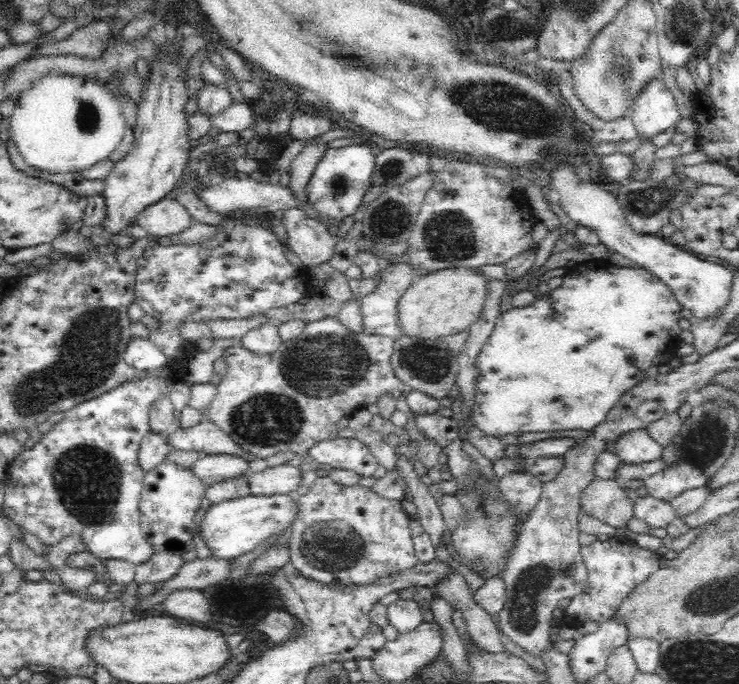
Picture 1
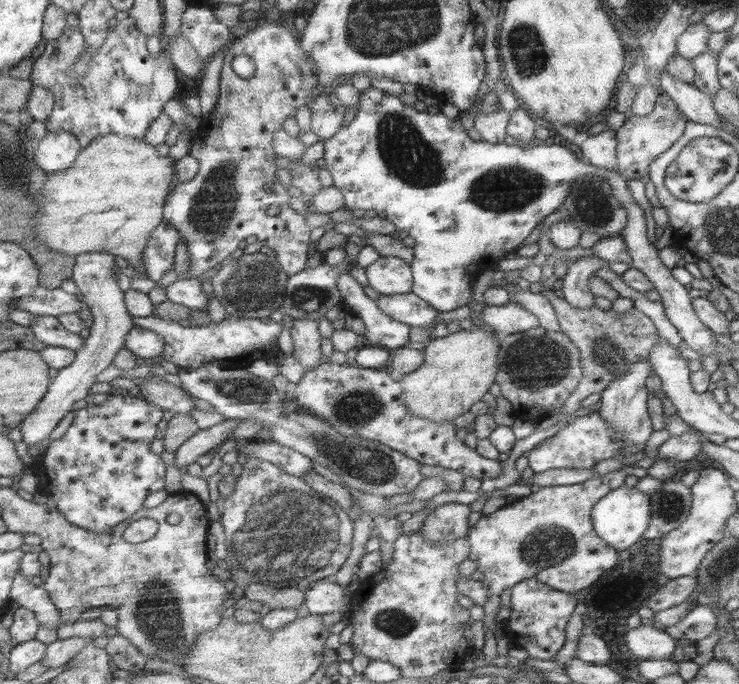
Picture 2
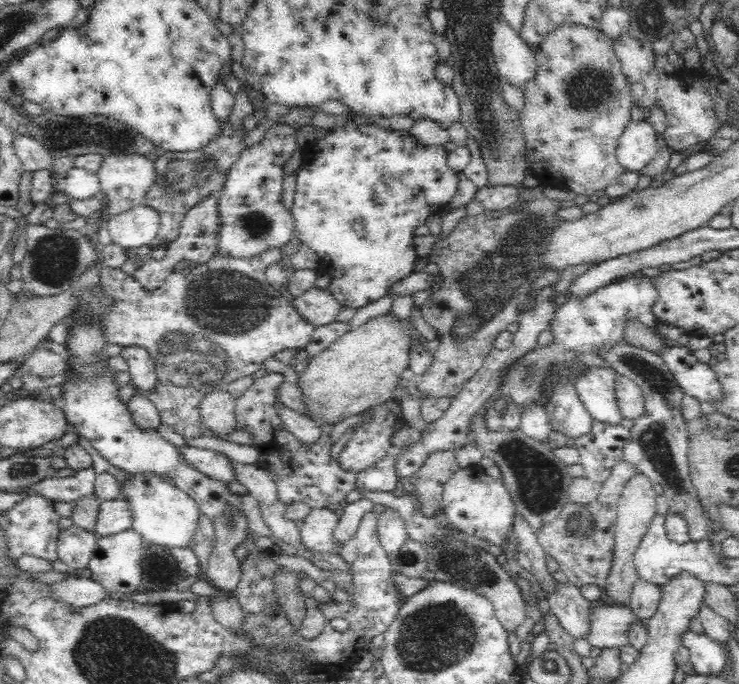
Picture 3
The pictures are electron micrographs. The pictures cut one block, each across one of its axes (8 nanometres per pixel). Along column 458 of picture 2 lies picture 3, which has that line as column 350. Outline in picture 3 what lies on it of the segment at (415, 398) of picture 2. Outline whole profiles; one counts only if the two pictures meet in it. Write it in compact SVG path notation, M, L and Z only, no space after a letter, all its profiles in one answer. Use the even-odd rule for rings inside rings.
M390 312L372 317L365 324L346 332L340 338L334 340L323 351L310 358L307 368L299 374L297 383L303 394L304 414L322 426L323 423L340 423L349 416L357 415L358 412L372 408L374 405L384 404L392 398L392 392L401 379L404 370L409 368L411 348L420 343L421 334L412 322L411 316L399 318Z

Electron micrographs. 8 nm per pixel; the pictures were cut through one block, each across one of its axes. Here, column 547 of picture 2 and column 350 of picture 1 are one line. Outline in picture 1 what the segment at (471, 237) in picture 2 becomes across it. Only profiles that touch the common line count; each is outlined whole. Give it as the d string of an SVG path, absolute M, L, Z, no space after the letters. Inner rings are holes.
M364 144L328 148L306 182L304 193L307 200L314 204L322 215L330 216L330 223L340 224L342 218L354 214L356 208L362 203L366 191L370 189L374 161L375 156L372 155L370 146L364 146Z

